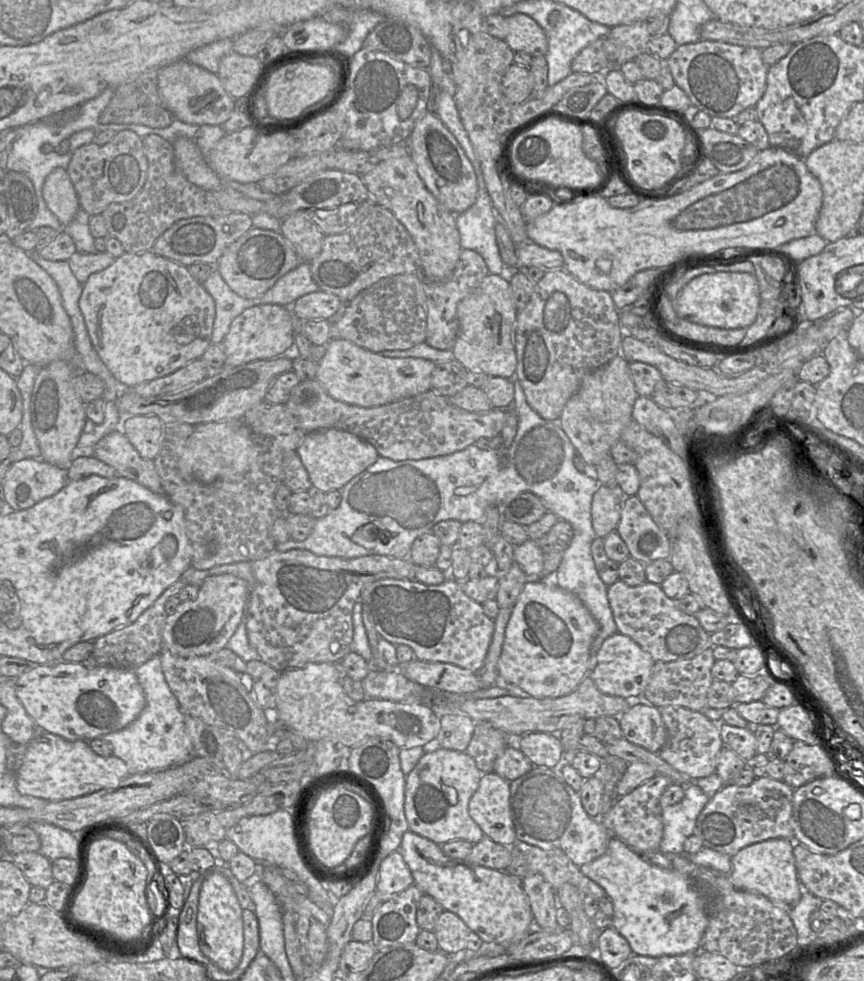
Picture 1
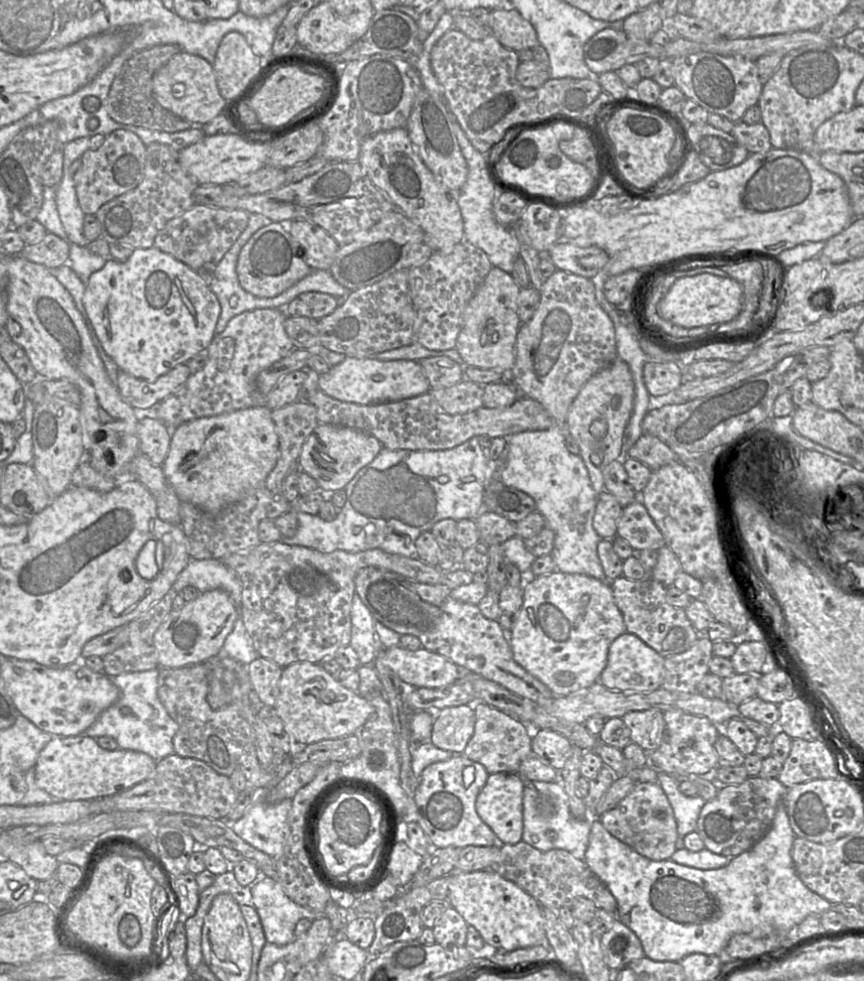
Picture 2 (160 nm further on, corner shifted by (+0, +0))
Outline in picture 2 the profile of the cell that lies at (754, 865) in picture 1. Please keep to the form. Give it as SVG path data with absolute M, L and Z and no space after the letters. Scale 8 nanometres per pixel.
M784 800L778 805L773 823L767 833L749 850L732 858L730 863L718 869L701 870L685 865L680 865L671 859L654 861L636 852L627 844L611 835L601 824L600 819L592 819L589 843L584 861L593 873L608 887L617 901L617 918L630 928L642 943L644 954L653 961L679 962L686 956L694 953L705 955L719 955L725 950L730 938L736 934L749 934L753 938L762 938L767 935L792 935L795 928L810 914L821 915L831 909L832 904L815 892L808 889L796 873L792 860L792 846L796 838L790 823Z

